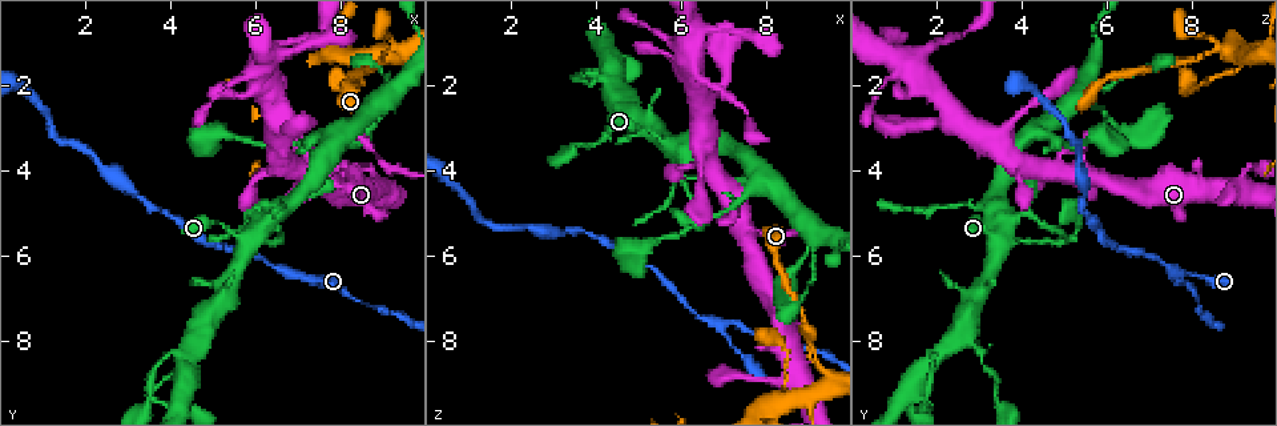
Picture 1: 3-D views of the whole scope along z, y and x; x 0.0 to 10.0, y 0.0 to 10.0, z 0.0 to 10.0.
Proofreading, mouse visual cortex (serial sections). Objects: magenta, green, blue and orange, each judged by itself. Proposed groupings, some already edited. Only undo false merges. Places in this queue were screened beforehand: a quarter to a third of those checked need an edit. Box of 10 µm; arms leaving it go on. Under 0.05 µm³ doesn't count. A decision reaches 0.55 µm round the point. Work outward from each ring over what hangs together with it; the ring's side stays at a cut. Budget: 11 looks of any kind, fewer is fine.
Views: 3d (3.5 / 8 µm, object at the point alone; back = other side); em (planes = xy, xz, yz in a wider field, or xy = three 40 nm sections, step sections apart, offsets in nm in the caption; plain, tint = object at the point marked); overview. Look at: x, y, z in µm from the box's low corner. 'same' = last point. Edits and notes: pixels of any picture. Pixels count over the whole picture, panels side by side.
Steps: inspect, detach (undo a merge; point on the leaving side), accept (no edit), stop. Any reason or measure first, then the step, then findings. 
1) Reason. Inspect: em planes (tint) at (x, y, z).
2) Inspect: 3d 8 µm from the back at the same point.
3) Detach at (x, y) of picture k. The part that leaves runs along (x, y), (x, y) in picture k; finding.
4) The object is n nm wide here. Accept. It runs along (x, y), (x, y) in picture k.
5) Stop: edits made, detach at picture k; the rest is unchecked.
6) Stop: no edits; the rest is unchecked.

Sudden change in width. Inspect: 3d 8 µm at (5.95, 5.05, 3.95).

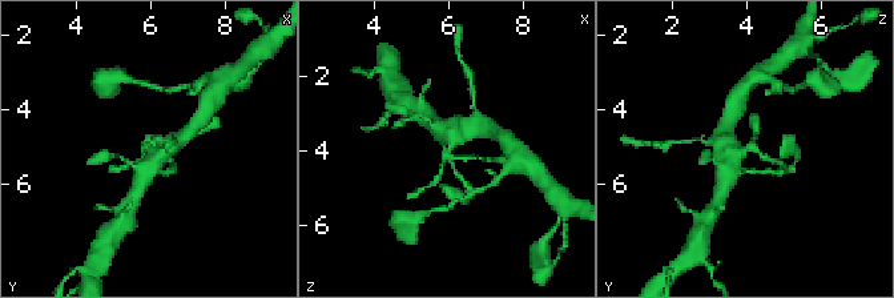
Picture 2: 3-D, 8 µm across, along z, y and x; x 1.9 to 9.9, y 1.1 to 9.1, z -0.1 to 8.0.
Now the EM. Inspect: em xy step 1 (tint) at the same point.

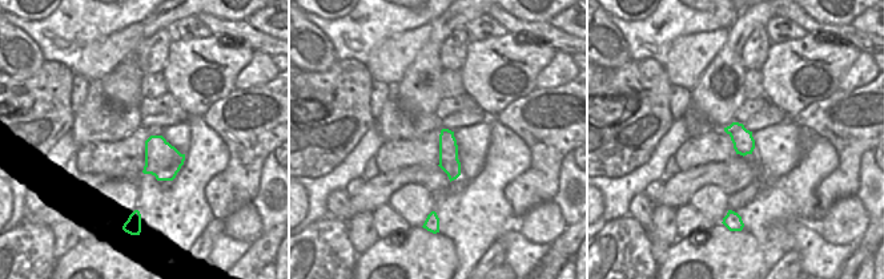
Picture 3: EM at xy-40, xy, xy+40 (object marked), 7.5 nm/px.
Accept. It runs along (144, 169), (152, 140), (180, 139) in picture 2; continuous, no second cell.

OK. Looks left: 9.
A narrow waist. Inspect: 3d 3.5 µm at (6.60, 4.90, 2.35).

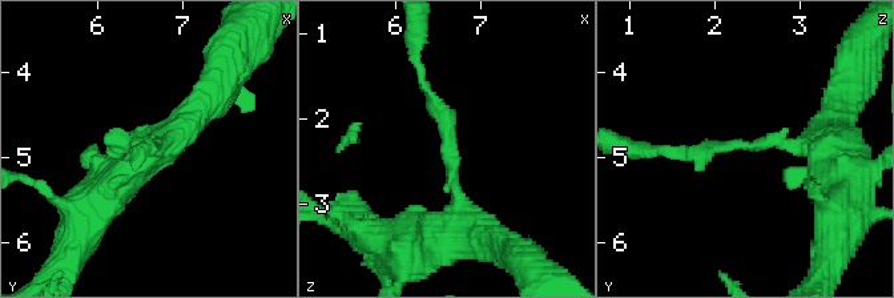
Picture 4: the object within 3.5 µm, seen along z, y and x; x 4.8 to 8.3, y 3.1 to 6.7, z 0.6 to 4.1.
Inspect: em planes (tint) at (6.65, 4.85, 2.35).

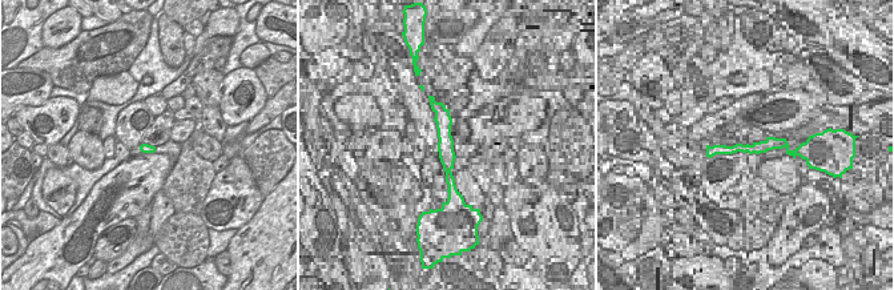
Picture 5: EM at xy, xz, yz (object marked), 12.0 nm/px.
The object is 120 nm wide here. Detach at (445, 129) of picture 4. The part that leaves runs along (455, 181), (447, 113), (418, 65) in picture 4; two cells meet here.

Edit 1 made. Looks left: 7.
Three arms meet. Inspect: 3d 8 µm at (6.95, 6.40, 7.60).

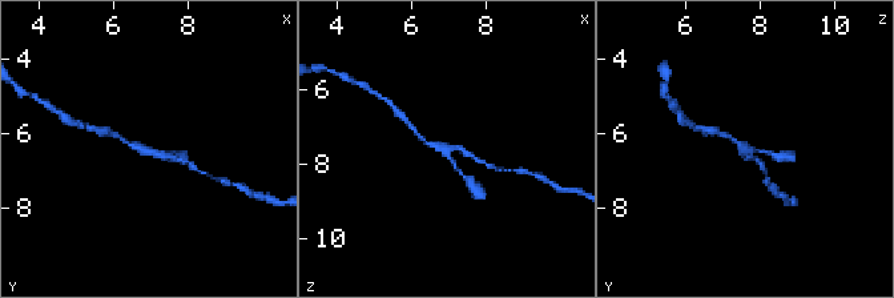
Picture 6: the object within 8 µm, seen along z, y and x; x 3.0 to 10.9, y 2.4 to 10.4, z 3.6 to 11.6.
Inspect: 3d 3.5 µm at the same point.

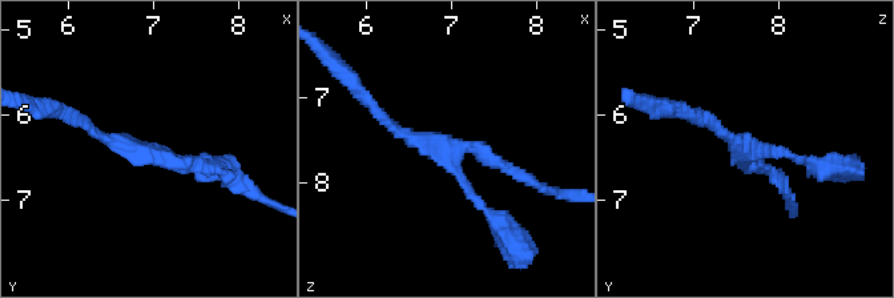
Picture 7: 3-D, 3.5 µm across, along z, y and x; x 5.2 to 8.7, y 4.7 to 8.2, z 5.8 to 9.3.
3 arms meet here; the arms are 100, 150, 150 nm wide; need the tissue. Inspect: em xy step 1 (tint) at (6.95, 6.45, 7.65).

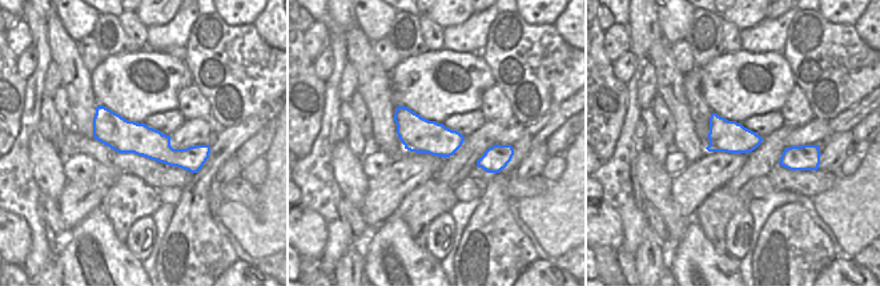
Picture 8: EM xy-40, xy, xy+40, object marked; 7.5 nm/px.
Accept. It runs along (499, 222), (446, 153), (379, 113) in picture 7; continuous, no second cell.

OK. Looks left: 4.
Three-way junction. Inspect: 3d 3.5 µm from the back at (9.10, 1.25, 8.45).

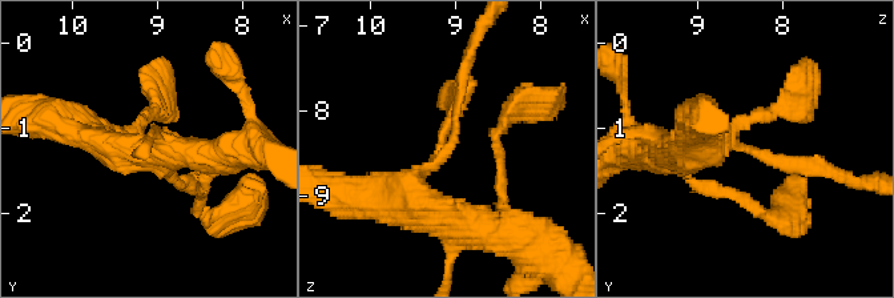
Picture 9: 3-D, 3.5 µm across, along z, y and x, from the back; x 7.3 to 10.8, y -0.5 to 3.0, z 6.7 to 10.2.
3 arms meet here; the arms are 150, 200, 400 nm wide. Inspect: em xy step 1 (tint) at (9.10, 1.20, 8.50).

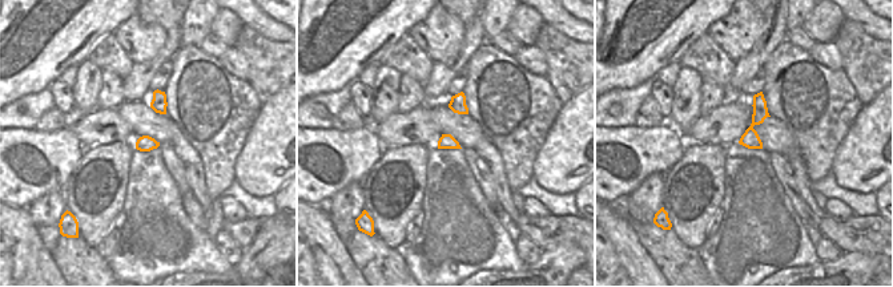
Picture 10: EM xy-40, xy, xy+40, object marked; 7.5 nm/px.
The object is 110 nm wide here. Accept. It runs along (463, 75), (451, 147), (410, 180), (430, 210) in picture 9; continuous, no second cell.

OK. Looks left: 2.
Calibre changes. Inspect: 3d 8 µm at (6.35, 1.60, 1.55).

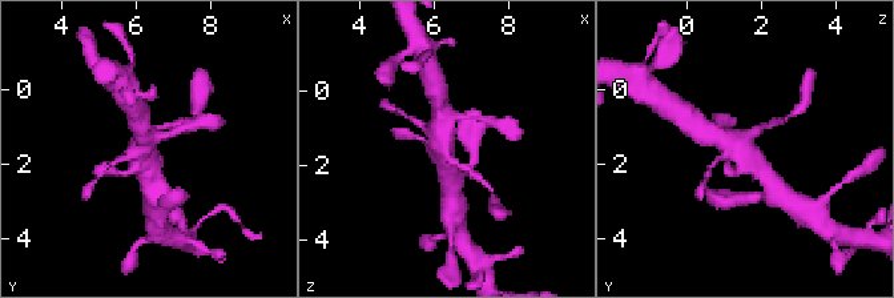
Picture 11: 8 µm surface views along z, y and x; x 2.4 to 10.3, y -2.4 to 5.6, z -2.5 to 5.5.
Closer look. Inspect: 3d 3.5 µm at the same point.

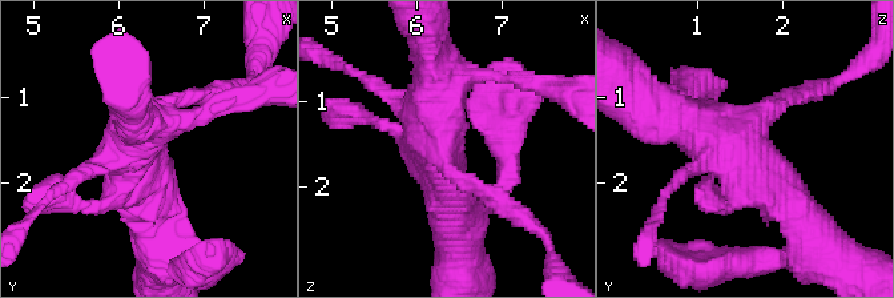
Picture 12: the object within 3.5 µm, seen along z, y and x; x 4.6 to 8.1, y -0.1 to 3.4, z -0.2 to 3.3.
Accept. All the same cell.

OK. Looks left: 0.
Stop: edits made, detach at picture 4; the rest is unchecked.

